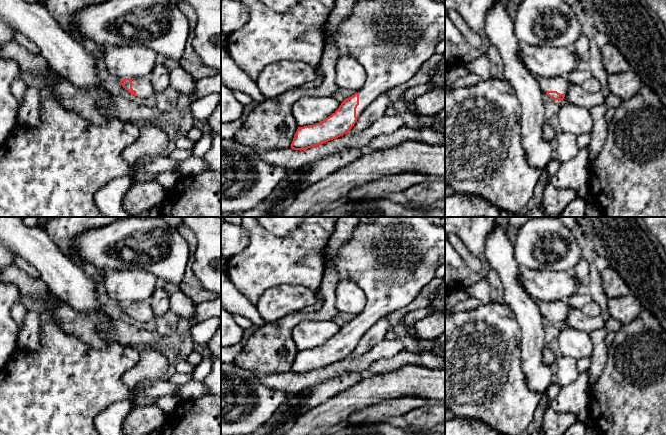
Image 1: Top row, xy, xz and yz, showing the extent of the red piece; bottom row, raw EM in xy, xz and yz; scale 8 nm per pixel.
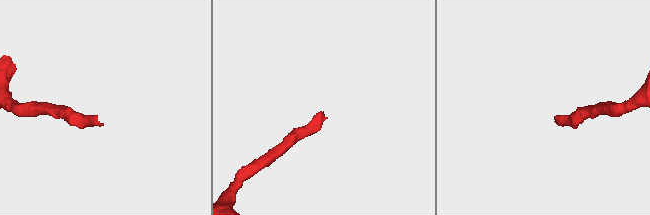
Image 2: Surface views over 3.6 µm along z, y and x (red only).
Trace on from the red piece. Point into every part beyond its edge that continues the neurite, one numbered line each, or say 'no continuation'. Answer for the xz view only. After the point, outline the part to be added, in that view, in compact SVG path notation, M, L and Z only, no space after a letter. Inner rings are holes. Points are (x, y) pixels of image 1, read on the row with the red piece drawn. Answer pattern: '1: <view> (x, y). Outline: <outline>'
1: xz (391, 39). Outline: M358 0L353 7L350 15L340 22L338 28L332 33L334 45L337 48L339 57L349 55L357 59L364 67L367 73L365 85L357 91L359 94L359 105L356 108L356 117L364 111L378 96L387 93L391 89L404 84L410 80L420 69L421 65L435 56L436 45L445 40L445 4L437 0Z

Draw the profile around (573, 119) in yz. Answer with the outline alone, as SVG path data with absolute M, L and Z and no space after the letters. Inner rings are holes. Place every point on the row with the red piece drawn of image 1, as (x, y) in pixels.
M561 101L557 118L563 132L576 136L590 133L593 127L590 111L568 101Z

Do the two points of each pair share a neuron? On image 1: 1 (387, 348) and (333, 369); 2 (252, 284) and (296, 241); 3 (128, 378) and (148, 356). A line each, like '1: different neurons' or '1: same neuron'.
1: same neuron
2: same neuron
3: same neuron

